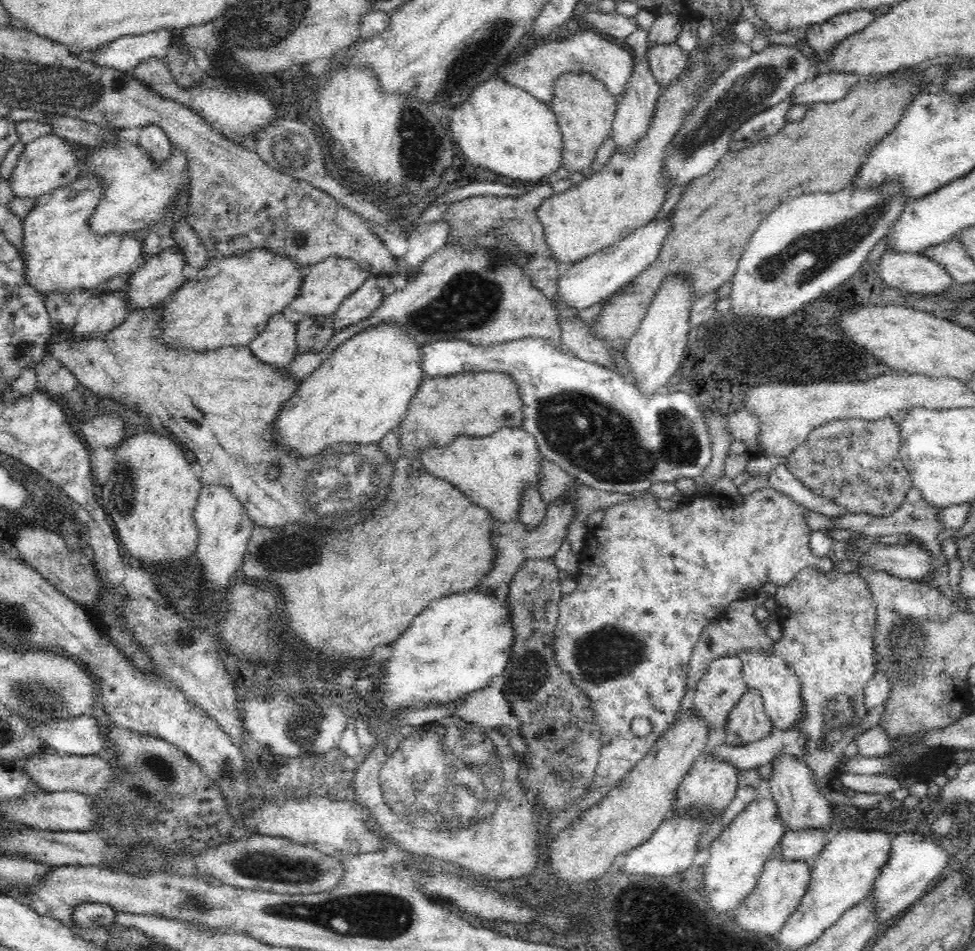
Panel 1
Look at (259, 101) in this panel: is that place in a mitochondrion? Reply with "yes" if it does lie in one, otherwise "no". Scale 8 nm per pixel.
no

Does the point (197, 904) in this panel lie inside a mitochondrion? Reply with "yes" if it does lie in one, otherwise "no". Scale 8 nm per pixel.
no

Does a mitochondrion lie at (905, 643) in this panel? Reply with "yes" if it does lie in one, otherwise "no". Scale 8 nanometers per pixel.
yes

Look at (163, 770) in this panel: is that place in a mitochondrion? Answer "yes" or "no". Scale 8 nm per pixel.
yes

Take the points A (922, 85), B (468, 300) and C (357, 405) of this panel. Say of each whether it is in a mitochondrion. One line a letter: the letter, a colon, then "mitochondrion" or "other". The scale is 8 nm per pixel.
A: other
B: mitochondrion
C: other

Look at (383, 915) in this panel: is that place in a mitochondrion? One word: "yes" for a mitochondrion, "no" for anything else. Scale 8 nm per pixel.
yes

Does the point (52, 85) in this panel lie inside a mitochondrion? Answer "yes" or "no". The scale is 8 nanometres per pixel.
yes

